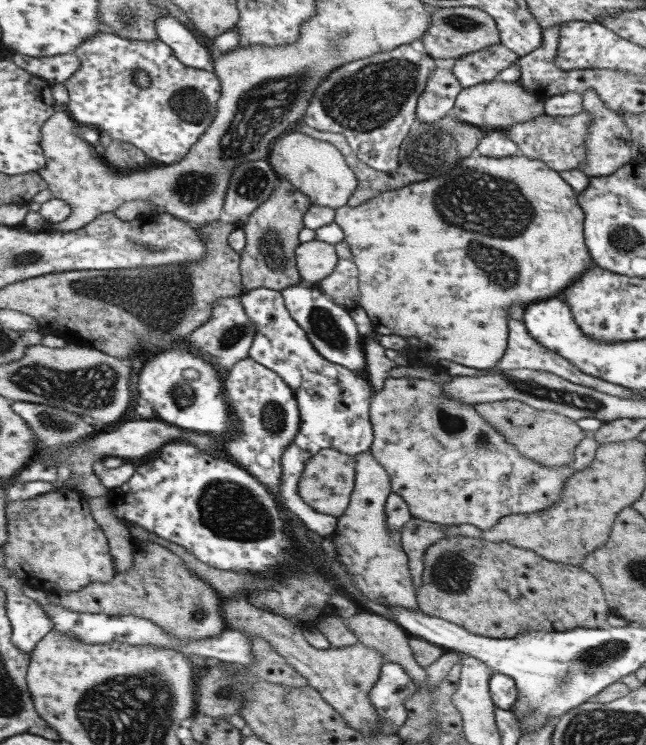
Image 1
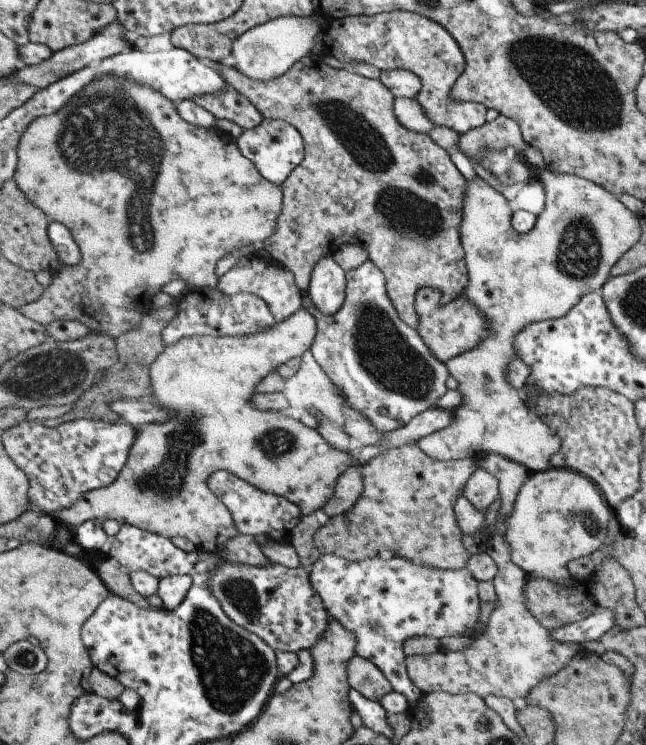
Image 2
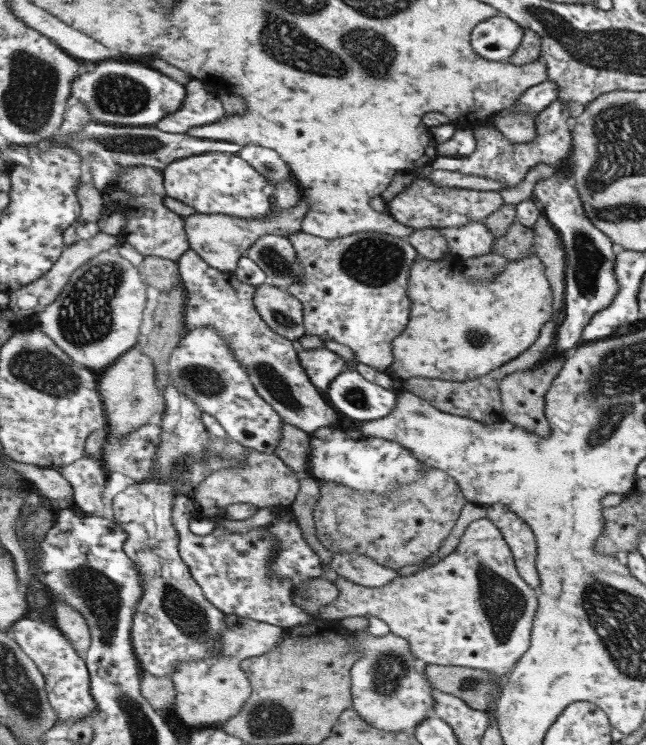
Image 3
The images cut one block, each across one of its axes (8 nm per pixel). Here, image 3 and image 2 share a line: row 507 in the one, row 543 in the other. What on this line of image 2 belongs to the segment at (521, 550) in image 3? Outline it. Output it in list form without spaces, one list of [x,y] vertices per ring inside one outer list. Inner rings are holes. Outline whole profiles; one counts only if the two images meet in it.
[[[491,453],[478,460],[480,468],[485,468],[493,476],[500,479],[501,512],[495,525],[495,532],[488,540],[487,553],[497,561],[499,572],[493,578],[493,584],[498,594],[496,610],[491,614],[488,629],[475,637],[472,646],[450,652],[442,650],[431,656],[408,656],[407,668],[409,676],[422,690],[423,694],[445,691],[451,694],[475,693],[483,698],[493,694],[505,696],[515,703],[522,703],[545,678],[554,676],[571,664],[573,658],[580,654],[580,643],[561,644],[553,638],[553,633],[547,630],[533,616],[528,606],[529,574],[513,562],[512,551],[508,539],[505,538],[505,520],[513,514],[513,506],[517,504],[521,487],[531,475],[528,467],[504,455]]]

